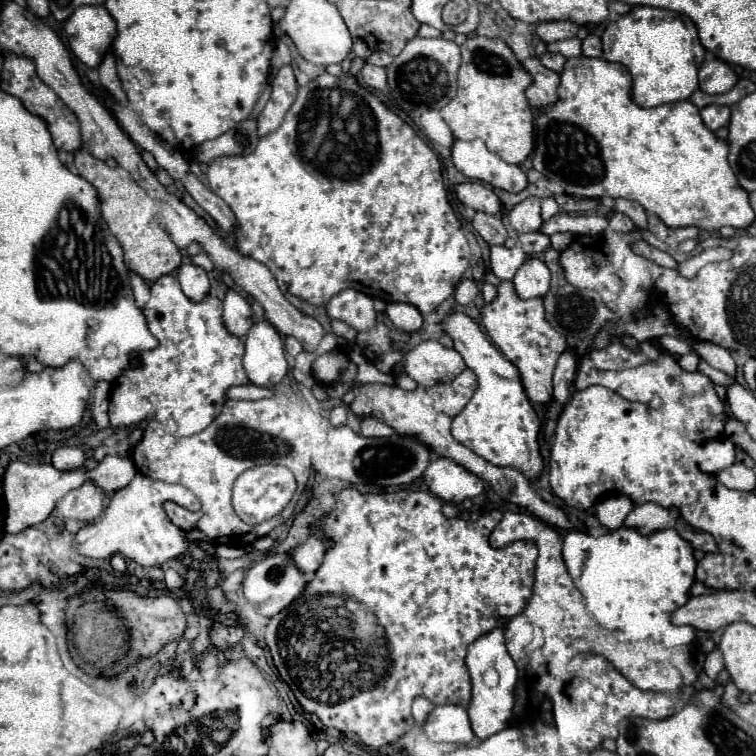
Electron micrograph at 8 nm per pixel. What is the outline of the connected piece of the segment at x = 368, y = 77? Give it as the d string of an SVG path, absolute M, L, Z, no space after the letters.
M364 64L362 68L362 78L364 82L370 86L370 88L376 88L376 90L386 90L388 84L386 84L386 70L380 68L380 66L372 66L372 64Z

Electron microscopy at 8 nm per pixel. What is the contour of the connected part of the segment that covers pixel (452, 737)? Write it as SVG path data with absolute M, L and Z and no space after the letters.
M446 704L434 708L426 720L424 730L426 736L434 742L470 744L474 740L468 710L458 704Z

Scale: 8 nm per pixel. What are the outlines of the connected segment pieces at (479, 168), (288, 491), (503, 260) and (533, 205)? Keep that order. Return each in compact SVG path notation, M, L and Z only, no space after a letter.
M454 140L452 164L464 176L472 180L482 180L506 192L522 192L528 186L524 170L492 154L482 140Z
M264 464L264 466L254 466L246 470L236 482L234 482L234 510L236 514L250 526L256 526L268 518L274 518L284 510L284 506L292 500L296 492L296 480L294 474L286 466L276 466L276 464Z
M492 246L490 250L490 266L500 280L512 280L522 262L524 262L524 252L520 250L520 246L514 248Z
M526 198L518 206L514 206L508 214L508 222L516 232L534 232L540 230L540 198Z

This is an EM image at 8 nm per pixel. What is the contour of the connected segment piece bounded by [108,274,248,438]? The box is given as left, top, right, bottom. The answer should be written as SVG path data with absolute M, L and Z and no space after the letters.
M166 274L152 284L152 298L144 308L148 328L160 342L158 348L132 354L132 368L112 382L110 394L110 426L127 427L142 420L158 420L172 436L192 436L202 432L220 414L226 402L226 390L232 386L248 384L248 376L242 368L244 340L232 336L222 320L222 301L209 294L200 302L191 302L182 292L176 276Z

